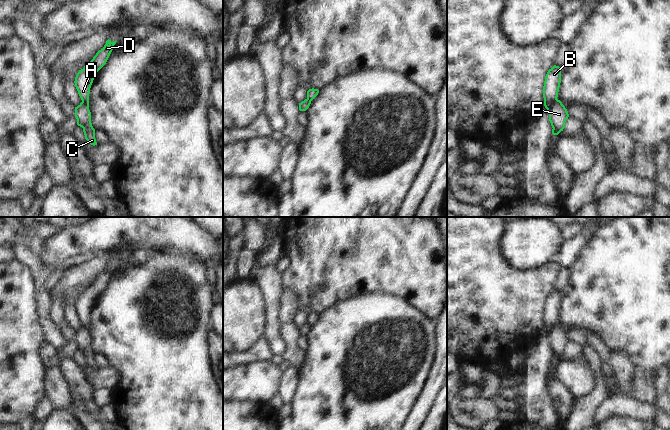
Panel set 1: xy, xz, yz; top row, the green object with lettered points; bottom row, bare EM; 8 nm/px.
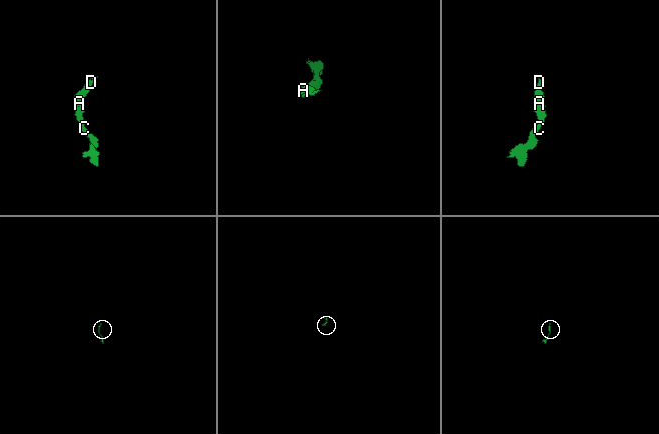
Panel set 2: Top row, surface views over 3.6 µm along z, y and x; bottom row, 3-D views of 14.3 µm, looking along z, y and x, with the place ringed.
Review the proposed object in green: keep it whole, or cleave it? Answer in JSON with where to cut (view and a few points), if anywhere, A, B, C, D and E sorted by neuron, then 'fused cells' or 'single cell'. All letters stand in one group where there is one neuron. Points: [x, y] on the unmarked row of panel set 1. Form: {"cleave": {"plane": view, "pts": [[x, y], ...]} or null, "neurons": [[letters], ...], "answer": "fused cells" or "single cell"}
{"cleave": {"plane": "yz", "pts": [[556, 322], [548, 336]]}, "neurons": [["A", "B", "D"], ["C", "E"]], "answer": "fused cells"}

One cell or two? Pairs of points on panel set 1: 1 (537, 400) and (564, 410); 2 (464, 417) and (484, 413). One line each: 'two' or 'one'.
1: two
2: one

